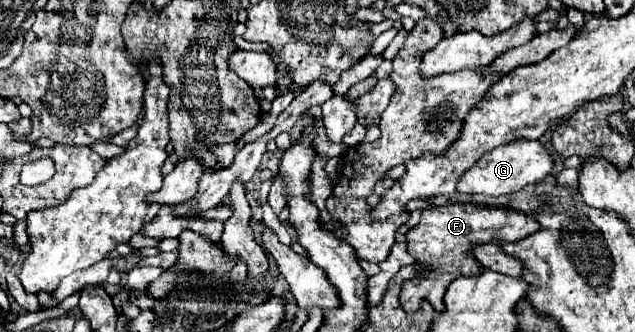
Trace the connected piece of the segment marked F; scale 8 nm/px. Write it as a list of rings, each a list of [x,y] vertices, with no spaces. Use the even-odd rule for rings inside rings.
[[[445,204],[431,210],[423,210],[421,220],[407,232],[407,250],[417,262],[425,264],[425,274],[407,280],[401,288],[401,306],[405,312],[415,312],[421,300],[429,300],[433,308],[441,310],[441,300],[447,286],[459,276],[479,274],[483,268],[473,256],[473,248],[489,242],[517,242],[537,230],[537,220],[529,212],[503,208],[503,206],[475,206],[475,204]]]

